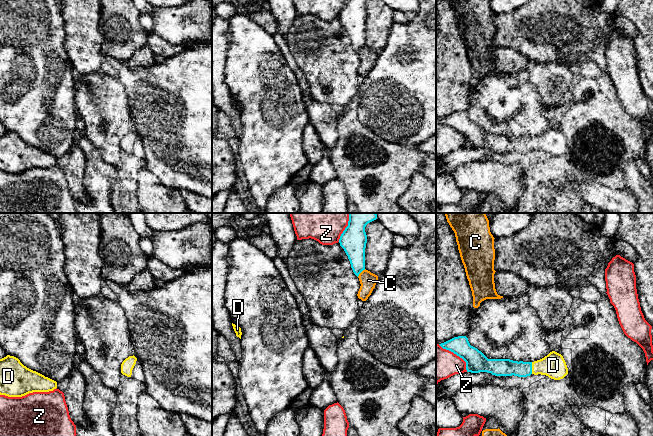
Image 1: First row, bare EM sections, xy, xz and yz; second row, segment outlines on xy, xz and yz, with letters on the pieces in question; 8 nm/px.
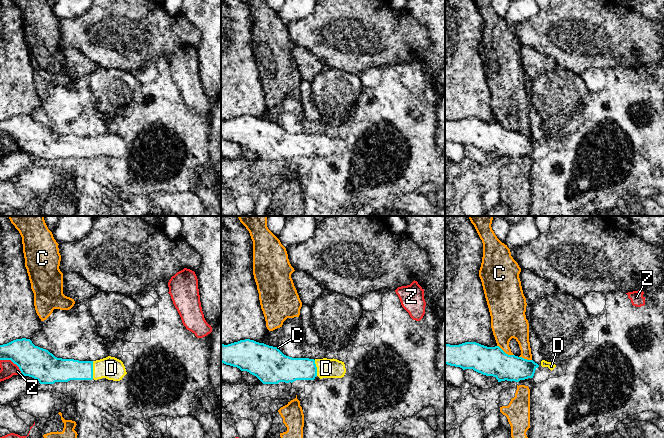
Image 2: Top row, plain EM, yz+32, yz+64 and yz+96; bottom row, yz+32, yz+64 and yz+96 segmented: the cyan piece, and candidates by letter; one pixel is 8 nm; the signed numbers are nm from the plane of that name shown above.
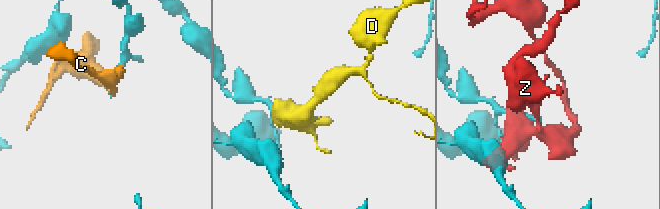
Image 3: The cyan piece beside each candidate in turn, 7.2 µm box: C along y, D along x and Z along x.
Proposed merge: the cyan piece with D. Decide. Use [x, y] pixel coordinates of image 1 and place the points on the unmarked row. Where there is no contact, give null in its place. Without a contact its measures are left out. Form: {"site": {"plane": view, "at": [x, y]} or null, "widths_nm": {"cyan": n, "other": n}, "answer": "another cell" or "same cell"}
{"site": {"plane": "yz", "at": [531, 144]}, "widths_nm": {"cyan": 140, "other": 200}, "answer": "same cell"}

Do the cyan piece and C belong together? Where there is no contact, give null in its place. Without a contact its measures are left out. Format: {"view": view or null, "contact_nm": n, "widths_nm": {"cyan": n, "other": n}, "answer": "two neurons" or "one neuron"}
{"view": "xz", "contact_nm": 90, "widths_nm": {"cyan": 200, "other": 140}, "answer": "two neurons"}

